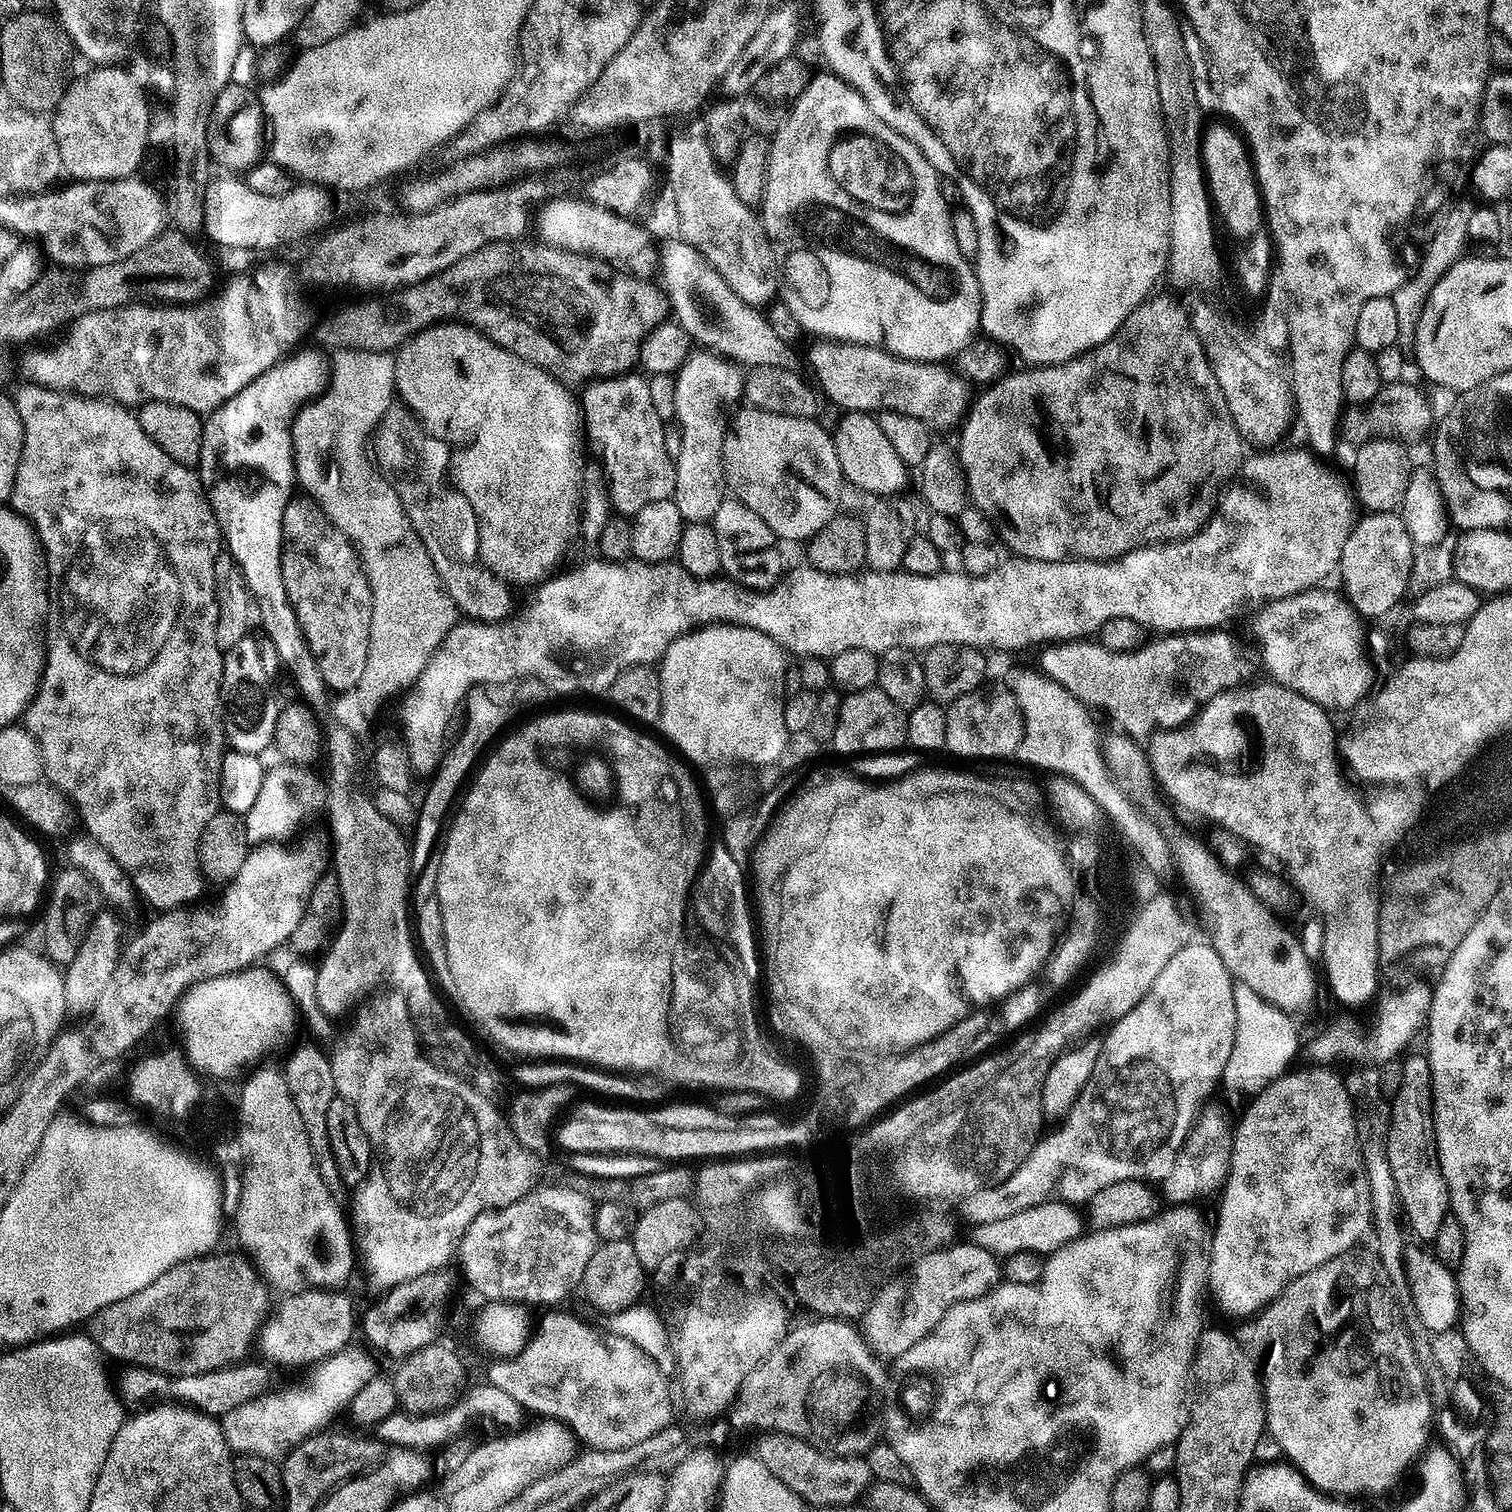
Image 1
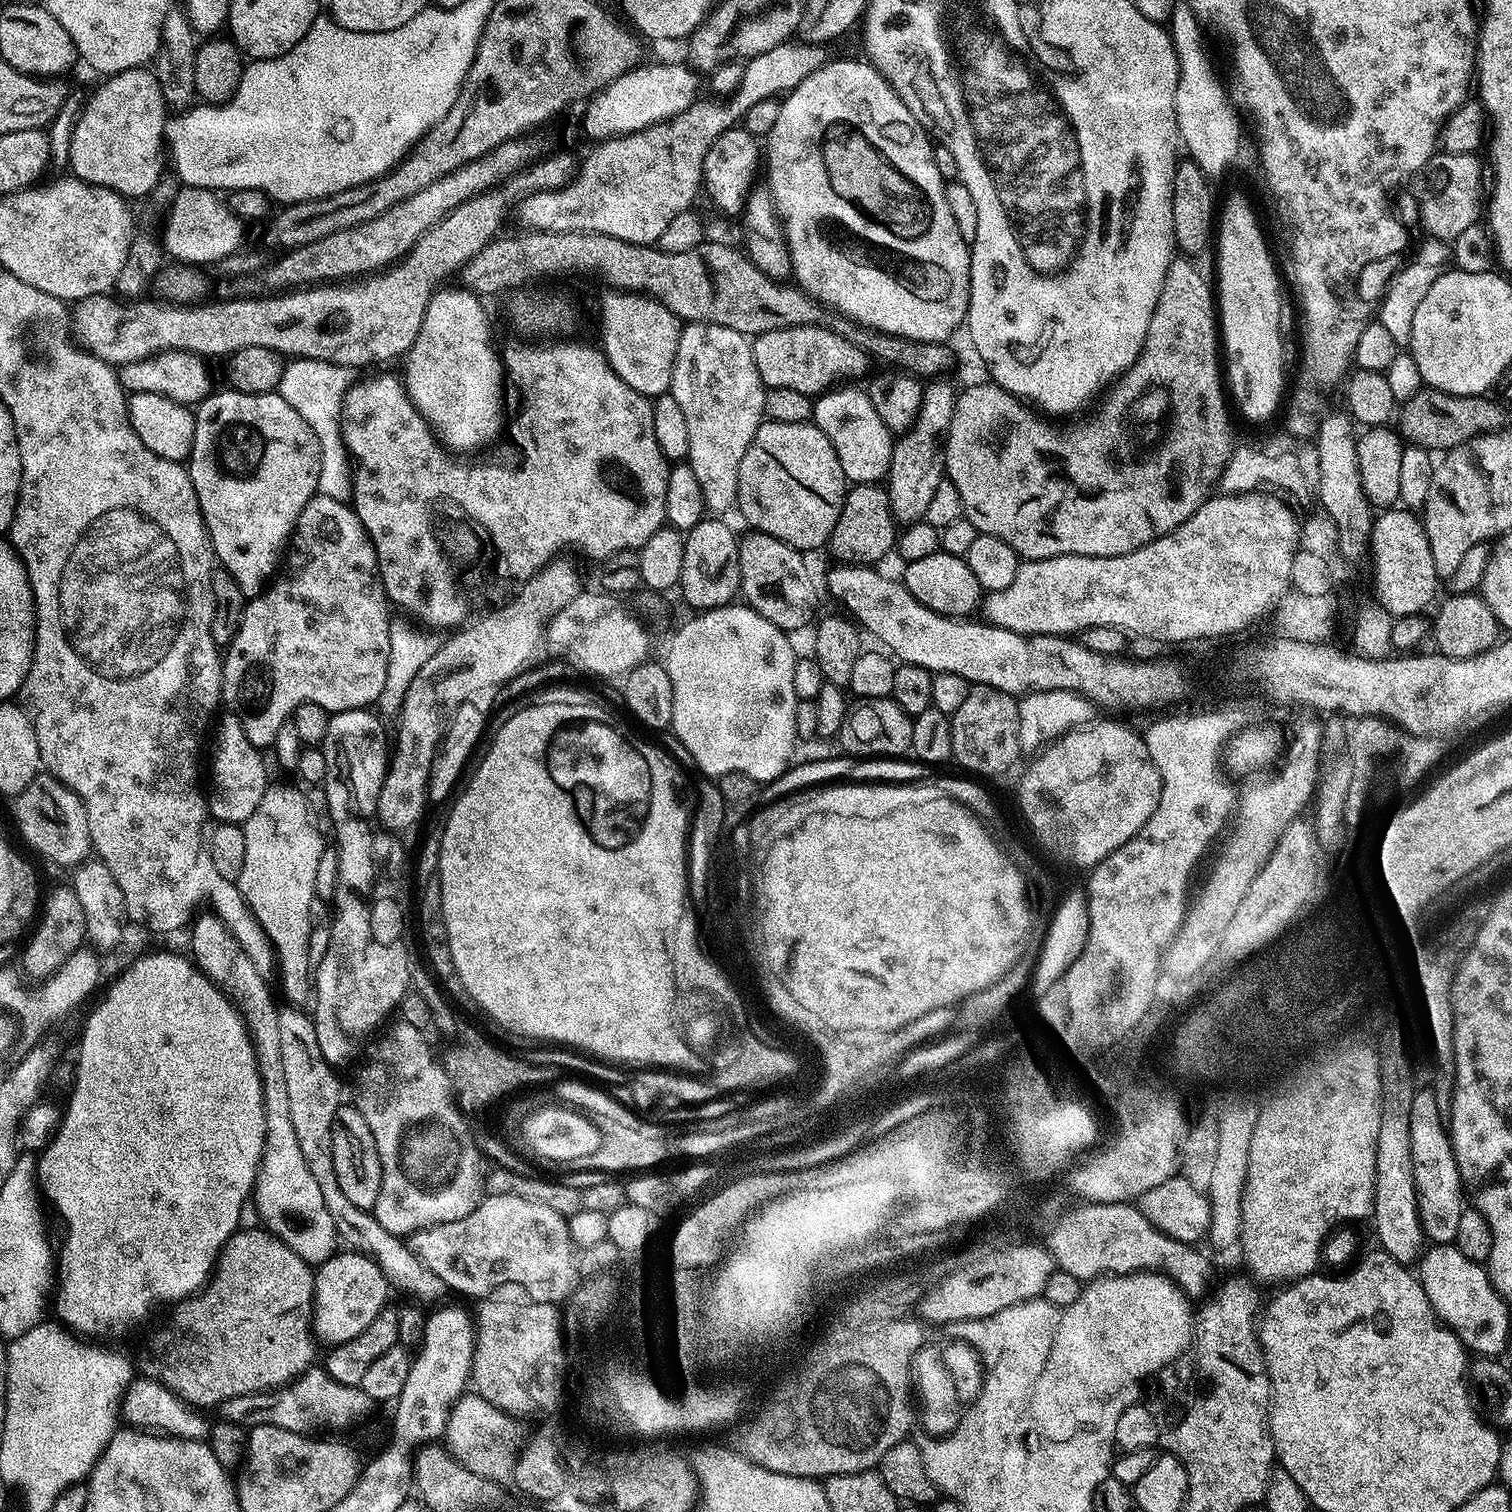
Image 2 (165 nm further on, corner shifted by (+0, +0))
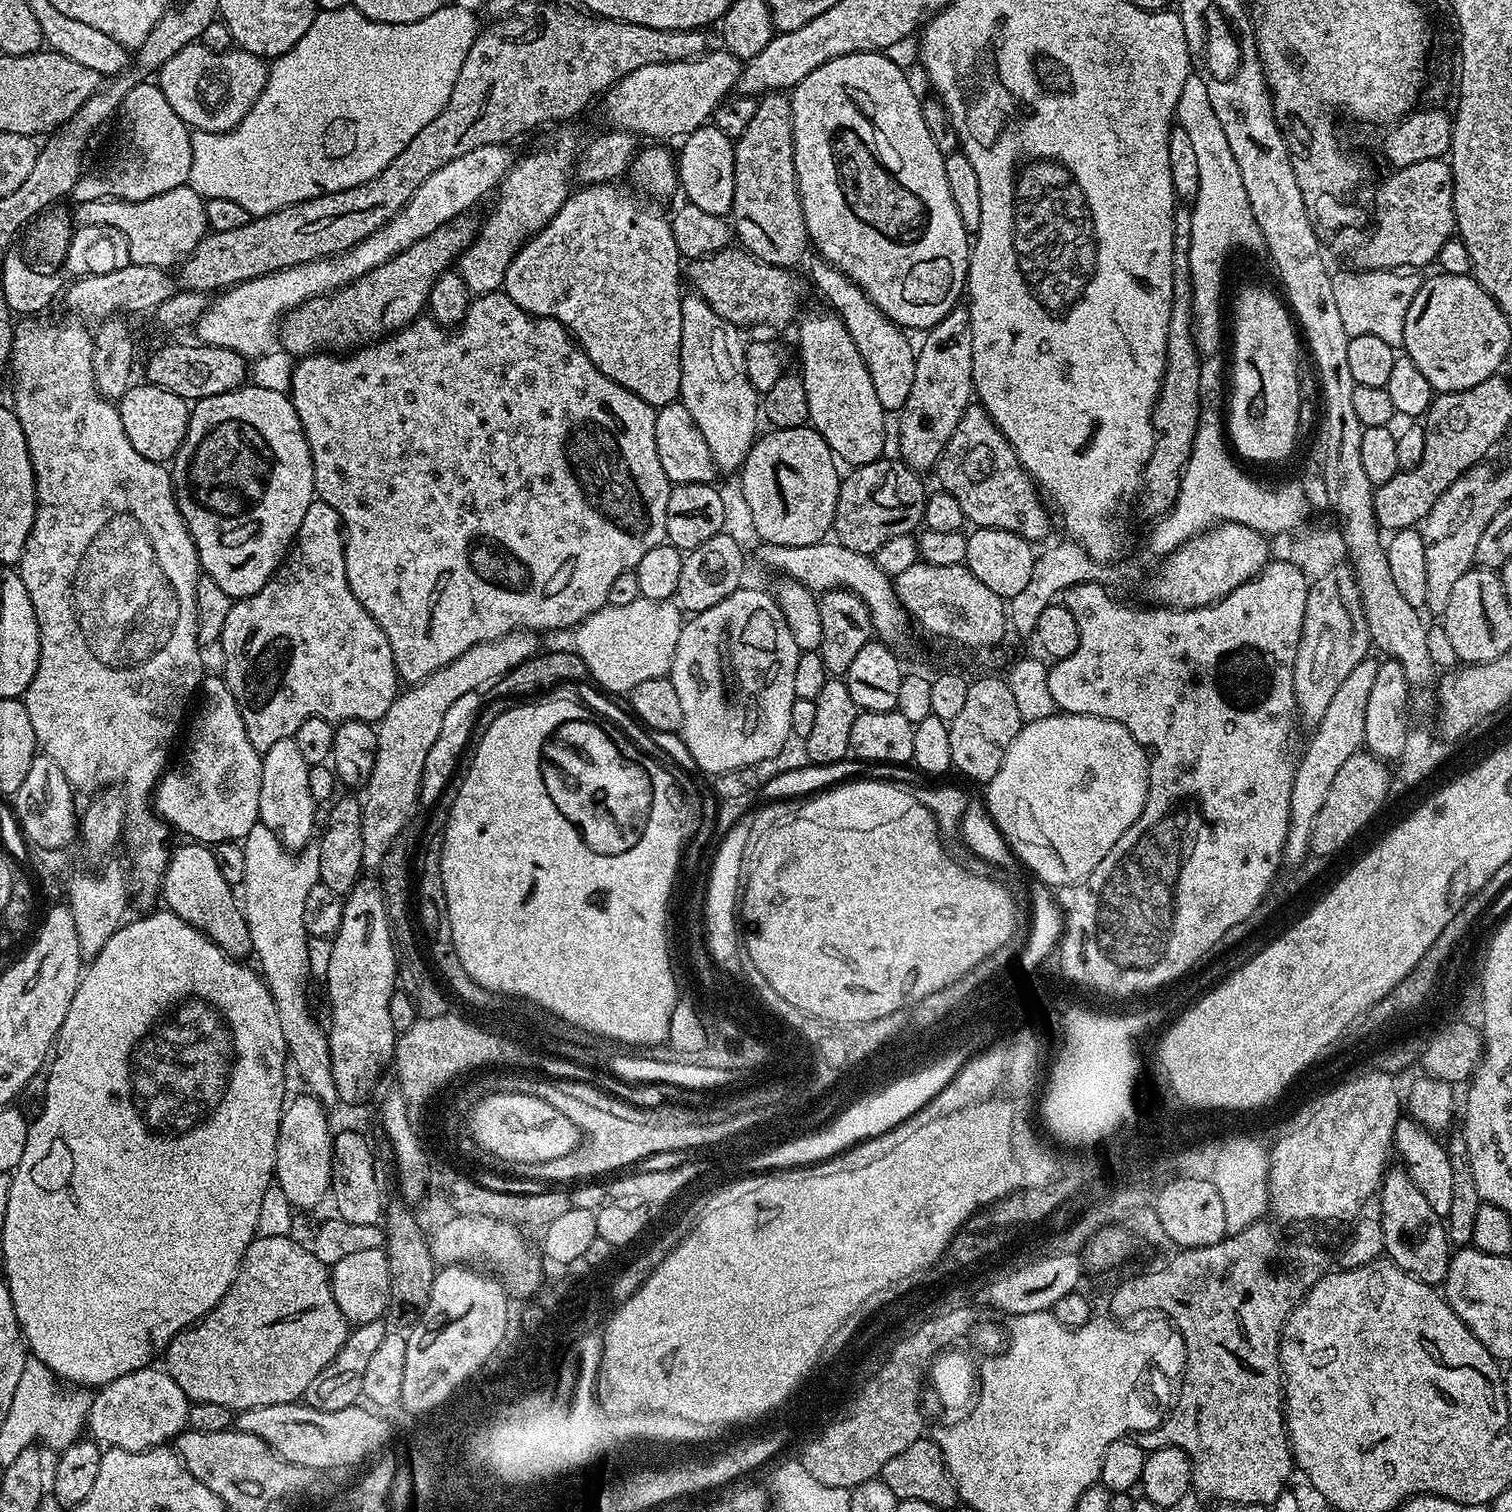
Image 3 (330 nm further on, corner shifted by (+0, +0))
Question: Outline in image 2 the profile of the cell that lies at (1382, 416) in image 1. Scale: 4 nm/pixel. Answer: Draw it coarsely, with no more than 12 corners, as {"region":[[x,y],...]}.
{"region":[[1421,387],[1398,412],[1409,445],[1457,448],[1498,432],[1508,412],[1491,395]]}

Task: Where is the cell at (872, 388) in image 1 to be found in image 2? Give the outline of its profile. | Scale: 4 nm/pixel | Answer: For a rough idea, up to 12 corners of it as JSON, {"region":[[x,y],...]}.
{"region":[[819,324],[751,345],[765,389],[815,398],[869,375],[868,355]]}

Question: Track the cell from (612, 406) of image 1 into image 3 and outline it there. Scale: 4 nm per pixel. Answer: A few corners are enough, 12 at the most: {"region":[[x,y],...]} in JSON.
{"region":[[507,292],[295,361],[396,675],[666,540],[657,409]]}

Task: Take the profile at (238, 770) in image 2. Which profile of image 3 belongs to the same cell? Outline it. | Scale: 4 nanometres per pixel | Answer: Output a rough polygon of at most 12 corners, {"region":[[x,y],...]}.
{"region":[[228,683],[203,684],[161,820],[209,846],[258,823],[261,753]]}

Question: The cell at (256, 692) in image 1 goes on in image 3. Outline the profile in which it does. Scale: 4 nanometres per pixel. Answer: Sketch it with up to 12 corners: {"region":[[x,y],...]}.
{"region":[[334,506],[233,603],[222,675],[263,754],[306,718],[378,722],[394,654]]}

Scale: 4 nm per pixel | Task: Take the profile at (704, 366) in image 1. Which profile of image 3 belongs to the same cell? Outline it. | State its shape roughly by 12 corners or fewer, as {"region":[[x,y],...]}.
{"region":[[681,299],[679,403],[717,469],[743,468],[762,400],[741,329]]}

